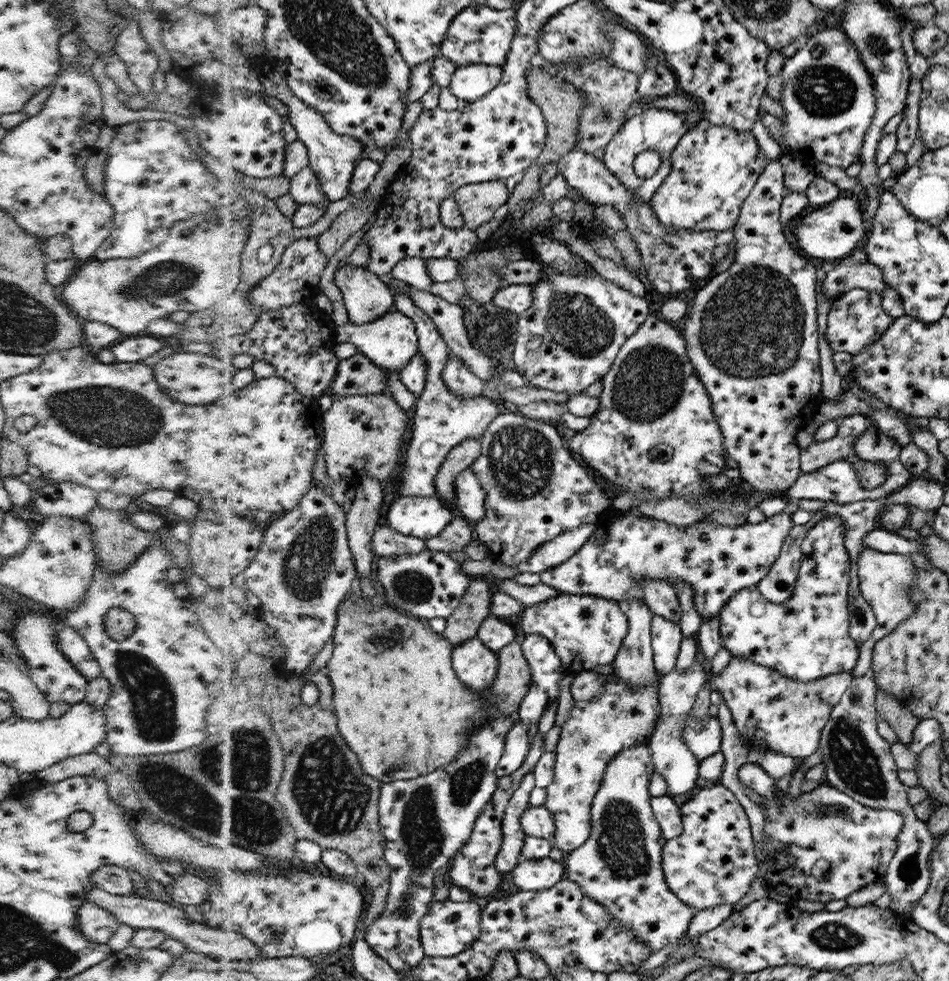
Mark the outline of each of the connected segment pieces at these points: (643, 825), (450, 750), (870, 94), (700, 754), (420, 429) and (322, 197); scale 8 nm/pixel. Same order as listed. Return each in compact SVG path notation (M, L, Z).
M646 741L632 745L614 757L614 766L610 766L610 774L606 774L606 786L602 786L602 794L598 794L598 802L594 802L594 834L590 834L590 842L586 842L586 846L570 851L563 863L566 878L577 882L587 897L601 903L637 941L645 942L652 952L658 952L686 934L695 914L694 908L682 902L665 881L662 849L667 839L662 834L656 815L652 814L648 790L656 769L652 759L653 754Z
M361 592L345 598L333 638L336 654L333 653L326 670L330 672L333 689L336 688L336 712L342 718L342 734L349 745L354 746L354 752L358 752L366 772L383 783L420 778L452 764L469 745L468 720L487 725L496 715L516 717L532 684L532 671L521 644L511 642L496 652L500 668L493 686L485 692L486 699L482 699L483 694L470 691L457 673L453 663L455 646L450 639L432 632L427 621L394 610L389 604L378 606Z
M839 27L817 29L804 47L790 59L786 59L779 76L782 78L780 104L783 117L777 119L762 116L762 124L768 127L770 138L778 144L785 141L792 153L811 164L820 160L830 166L846 169L854 162L861 162L861 149L865 143L865 135L869 133L870 125L877 115L877 96L873 76L866 69L857 46L850 40L849 35Z
M690 714L687 716L683 741L699 761L712 757L720 751L722 740L721 722L717 717L710 716L706 720L696 720Z
M393 280L397 298L397 310L410 315L417 322L417 331L421 338L421 350L429 364L428 384L424 394L419 397L415 410L413 437L407 450L402 468L400 488L397 498L407 496L435 497L438 475L441 473L450 452L470 439L478 439L485 432L500 412L504 410L502 402L490 400L485 395L466 398L465 395L454 394L445 381L445 370L451 357L451 349L434 319L422 310L409 292L414 288L411 284Z
M307 166L302 172L292 178L291 191L294 199L301 205L318 205L326 210L334 201L324 192L319 174L311 167Z

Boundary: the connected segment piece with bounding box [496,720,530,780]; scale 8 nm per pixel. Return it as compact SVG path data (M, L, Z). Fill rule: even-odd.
M515 721L505 738L505 750L502 753L500 764L497 765L497 778L512 774L525 761L530 743L528 742L528 726L524 722Z

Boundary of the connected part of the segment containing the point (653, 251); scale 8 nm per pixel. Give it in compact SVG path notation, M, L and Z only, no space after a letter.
M574 150L557 162L557 172L564 177L570 189L575 188L588 205L600 207L611 204L626 224L629 235L637 244L641 254L643 278L650 289L650 298L658 302L664 297L676 297L688 288L704 284L712 274L714 258L712 252L719 244L729 245L735 241L732 230L695 231L690 229L669 229L654 214L651 204L634 204L631 190L622 185L617 175L605 162L586 151Z

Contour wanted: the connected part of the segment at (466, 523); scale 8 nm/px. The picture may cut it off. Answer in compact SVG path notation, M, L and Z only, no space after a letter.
M459 514L442 534L426 541L426 544L430 550L444 553L464 551L475 538L472 525L469 519Z

